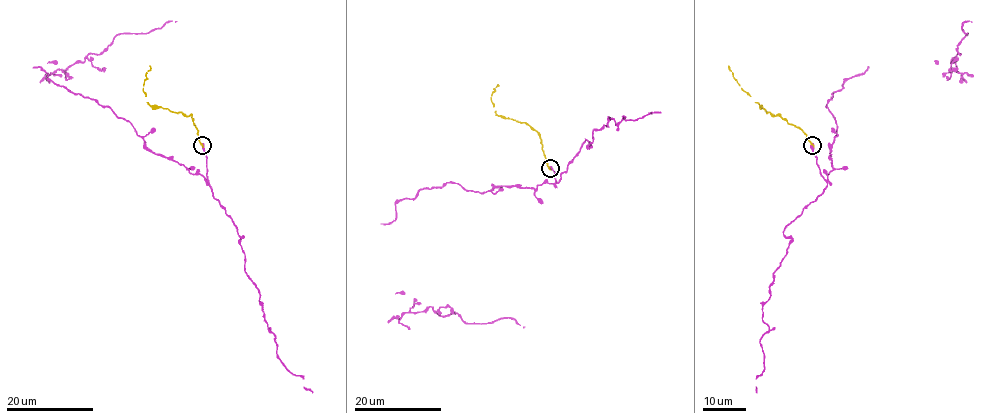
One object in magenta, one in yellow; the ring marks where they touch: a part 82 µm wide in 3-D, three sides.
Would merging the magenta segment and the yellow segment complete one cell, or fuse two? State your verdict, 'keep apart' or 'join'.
join

